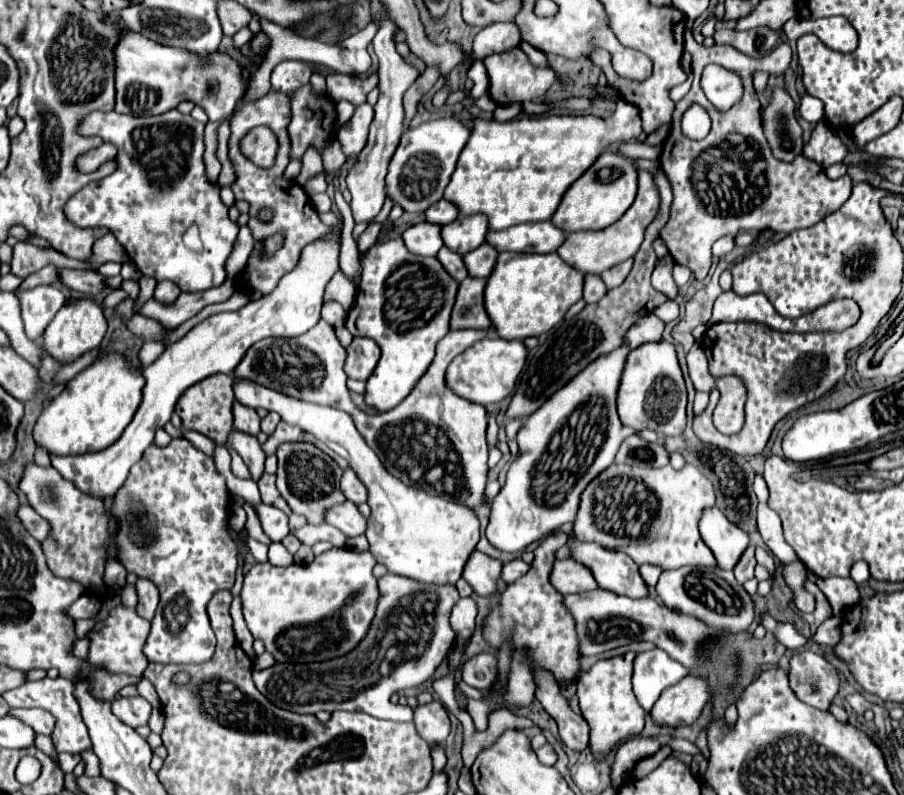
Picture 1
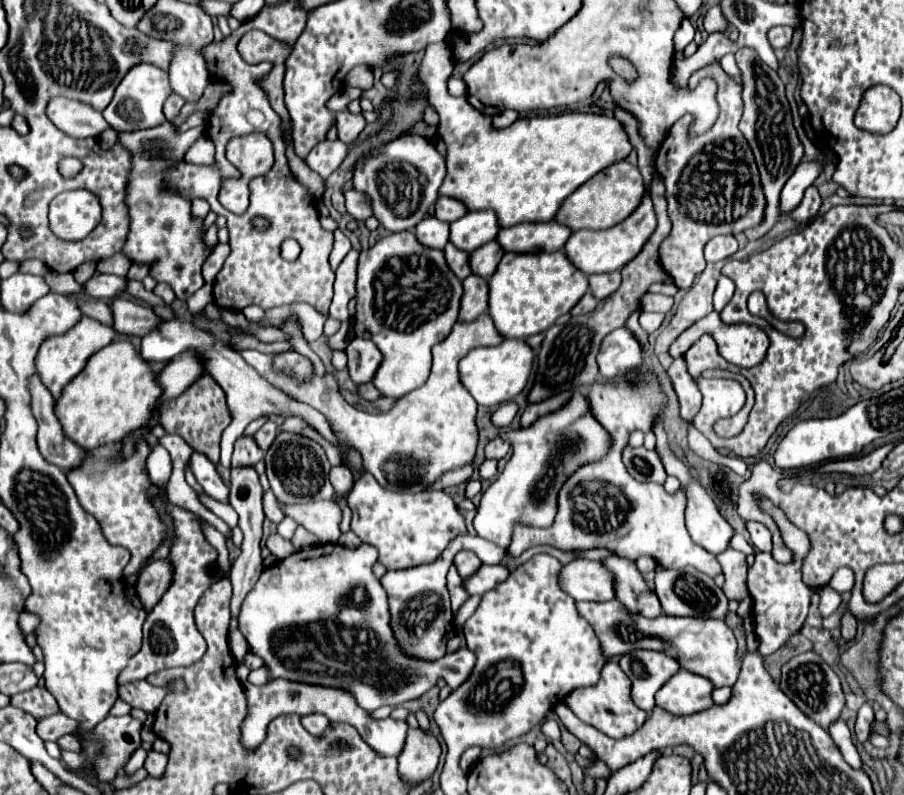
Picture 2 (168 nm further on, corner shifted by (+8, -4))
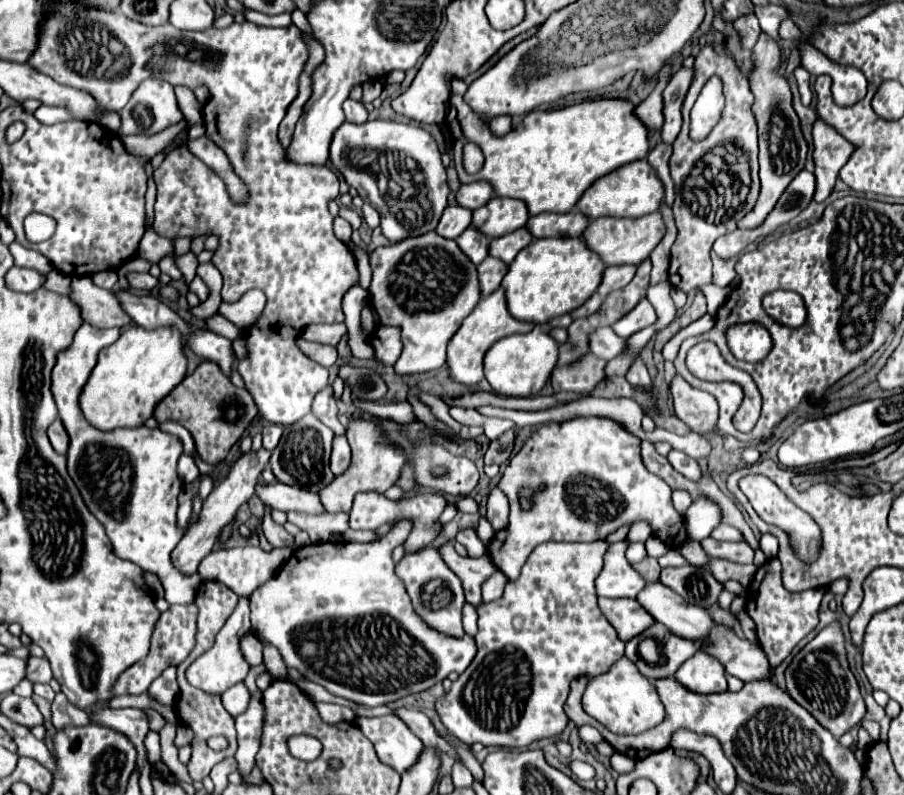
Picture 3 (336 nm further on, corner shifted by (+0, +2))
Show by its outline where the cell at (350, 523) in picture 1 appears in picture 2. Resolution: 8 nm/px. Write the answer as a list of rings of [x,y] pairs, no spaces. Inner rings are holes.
[[[315,501],[305,505],[279,505],[285,517],[295,519],[309,533],[317,535],[321,543],[337,543],[341,531],[341,509],[333,501]]]

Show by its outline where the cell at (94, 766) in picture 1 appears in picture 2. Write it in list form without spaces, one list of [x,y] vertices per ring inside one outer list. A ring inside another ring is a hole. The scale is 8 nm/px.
[[[65,735],[65,737],[61,737],[59,741],[57,741],[57,745],[61,747],[61,749],[67,749],[67,751],[81,751],[81,743],[79,743],[79,739],[77,739],[77,735]]]

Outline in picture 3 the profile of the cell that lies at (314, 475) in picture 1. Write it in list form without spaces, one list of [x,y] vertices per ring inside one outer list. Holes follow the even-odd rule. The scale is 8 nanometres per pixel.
[[[313,415],[303,417],[295,425],[283,427],[283,437],[281,437],[279,445],[273,449],[271,461],[269,461],[271,469],[273,469],[273,475],[277,477],[277,481],[281,481],[285,485],[293,485],[293,487],[305,489],[305,491],[319,493],[335,477],[331,473],[331,469],[329,469],[329,457],[331,457],[333,437],[335,437],[335,433],[329,427],[325,427]]]

